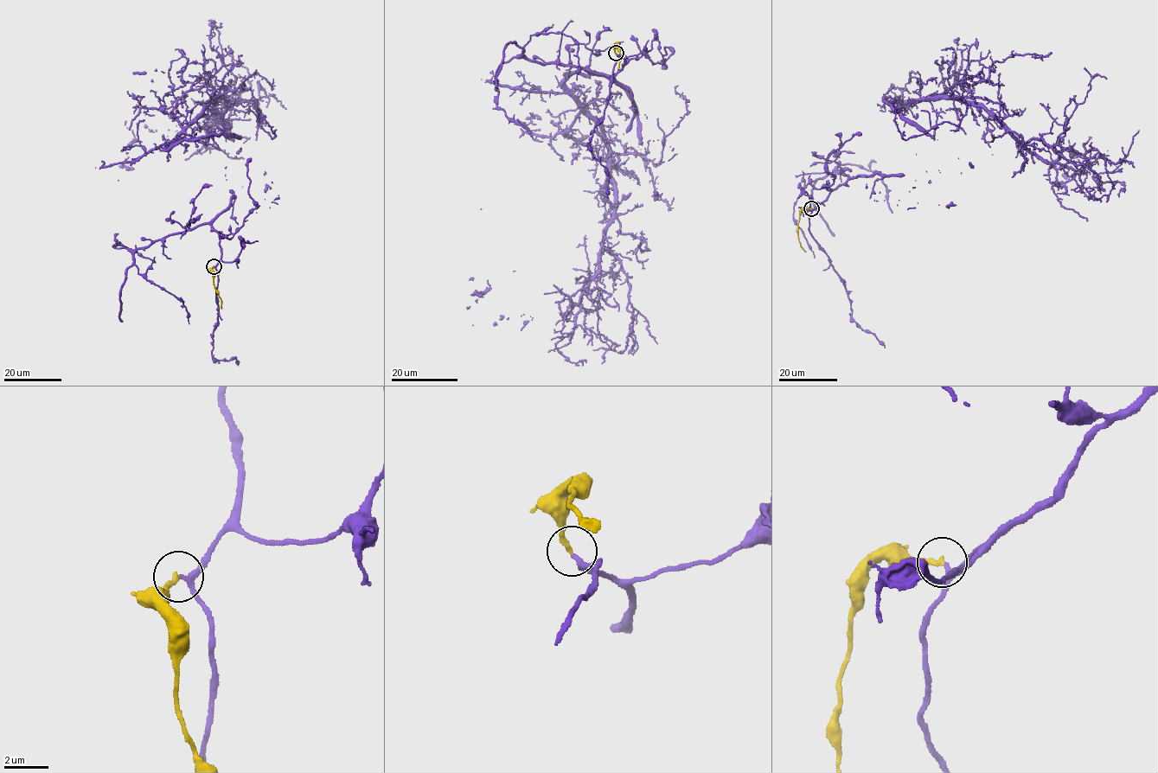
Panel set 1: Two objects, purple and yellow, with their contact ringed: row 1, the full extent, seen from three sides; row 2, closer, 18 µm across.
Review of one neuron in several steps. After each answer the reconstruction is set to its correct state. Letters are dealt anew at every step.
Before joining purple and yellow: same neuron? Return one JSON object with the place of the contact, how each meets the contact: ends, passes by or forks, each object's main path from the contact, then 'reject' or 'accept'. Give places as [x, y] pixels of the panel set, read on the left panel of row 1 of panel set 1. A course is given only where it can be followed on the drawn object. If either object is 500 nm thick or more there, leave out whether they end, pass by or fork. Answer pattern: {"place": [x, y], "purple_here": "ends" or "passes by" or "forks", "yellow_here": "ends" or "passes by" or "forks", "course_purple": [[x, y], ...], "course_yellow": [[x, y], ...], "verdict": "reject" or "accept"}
{"place": [214, 266], "purple_here": "passes by", "yellow_here": "ends", "course_purple": [[214, 266], [213, 222], [234, 194], [196, 120], [222, 97], [224, 122], [151, 130], [118, 180]], "course_yellow": [[214, 266], [211, 271], [221, 302], [220, 309]], "verdict": "accept"}

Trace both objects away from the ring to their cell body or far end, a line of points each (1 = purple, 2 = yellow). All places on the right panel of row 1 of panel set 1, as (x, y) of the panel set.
1: (812, 208), (848, 180), (926, 170), (936, 99), (981, 103), (1044, 159), (1096, 158), (1062, 174), (992, 154)
2: (811, 208), (801, 210), (797, 224), (799, 242), (805, 252)

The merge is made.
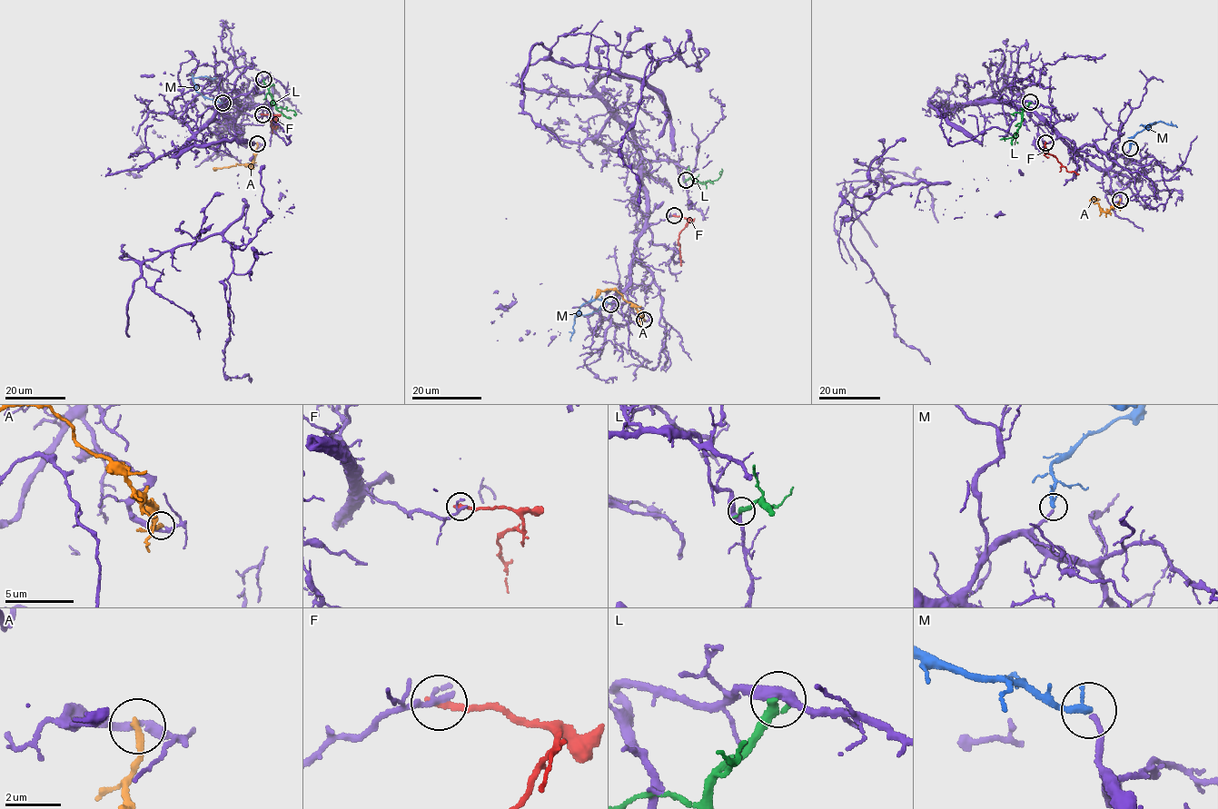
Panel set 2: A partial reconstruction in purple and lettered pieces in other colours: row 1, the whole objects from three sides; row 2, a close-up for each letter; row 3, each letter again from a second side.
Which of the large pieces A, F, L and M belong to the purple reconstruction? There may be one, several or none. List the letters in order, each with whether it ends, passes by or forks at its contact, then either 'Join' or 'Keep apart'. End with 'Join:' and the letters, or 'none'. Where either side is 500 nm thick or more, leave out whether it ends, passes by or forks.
A: It ends there. Keep apart
F: It ends there. Keep apart
L: It ends there. Keep apart
M: It ends there. Keep apart
Join: none

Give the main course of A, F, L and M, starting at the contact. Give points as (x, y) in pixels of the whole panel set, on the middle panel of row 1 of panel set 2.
A: (644, 320), (642, 314), (615, 290), (601, 291), (595, 297)
F: (674, 216), (688, 221), (678, 241), (680, 266)
L: (686, 180), (690, 178), (693, 182), (707, 182), (716, 181), (719, 174)
M: (610, 304), (591, 300), (581, 306), (576, 316), (591, 313), (605, 302)

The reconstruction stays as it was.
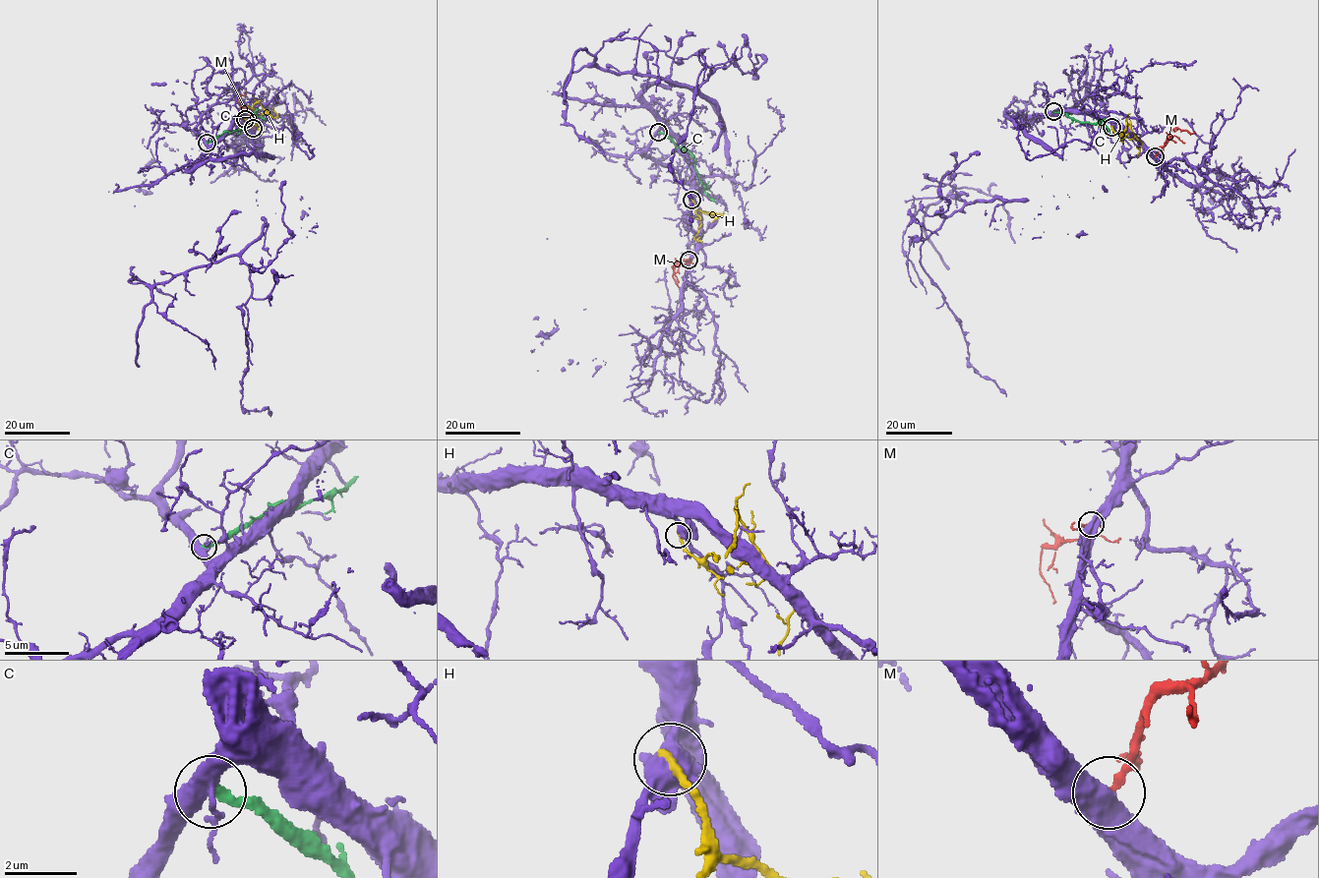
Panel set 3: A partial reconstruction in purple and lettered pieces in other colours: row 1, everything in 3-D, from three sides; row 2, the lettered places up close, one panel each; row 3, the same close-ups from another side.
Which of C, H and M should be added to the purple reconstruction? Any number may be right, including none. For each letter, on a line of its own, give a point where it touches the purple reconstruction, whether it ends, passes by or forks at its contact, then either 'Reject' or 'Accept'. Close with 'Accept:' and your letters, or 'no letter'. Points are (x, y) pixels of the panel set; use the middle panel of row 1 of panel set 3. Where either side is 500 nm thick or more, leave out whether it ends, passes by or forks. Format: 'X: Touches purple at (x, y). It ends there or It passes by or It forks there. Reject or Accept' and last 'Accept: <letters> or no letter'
C: Touches purple at (658, 132). It ends there. Reject
H: Touches purple at (691, 200). It ends there. Reject
M: Touches purple at (689, 260). Accept
Accept: M

